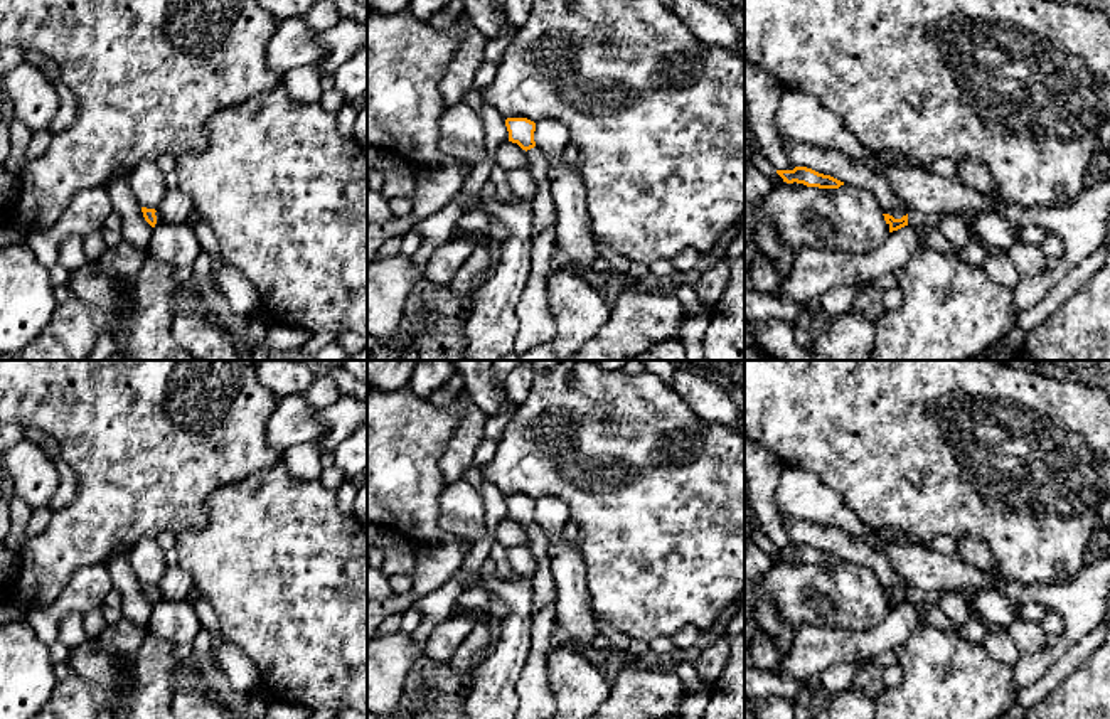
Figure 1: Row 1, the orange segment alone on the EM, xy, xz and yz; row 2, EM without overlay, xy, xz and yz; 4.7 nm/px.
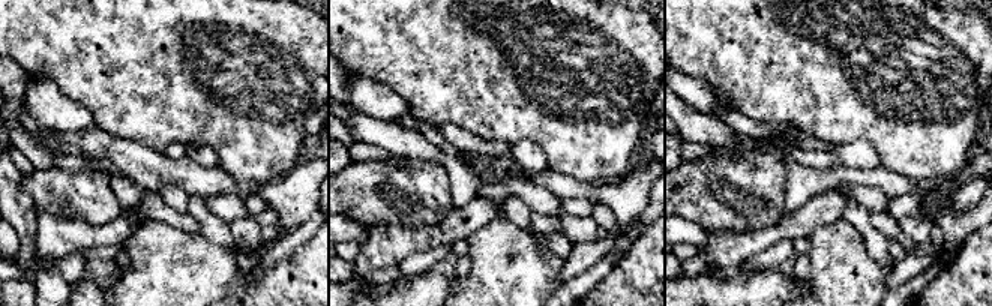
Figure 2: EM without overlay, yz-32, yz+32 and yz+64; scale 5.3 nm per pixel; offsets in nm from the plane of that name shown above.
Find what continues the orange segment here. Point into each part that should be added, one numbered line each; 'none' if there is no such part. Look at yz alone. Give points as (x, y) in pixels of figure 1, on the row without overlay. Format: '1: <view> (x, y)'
1: yz (915, 595)

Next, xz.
1: xz (543, 581)

